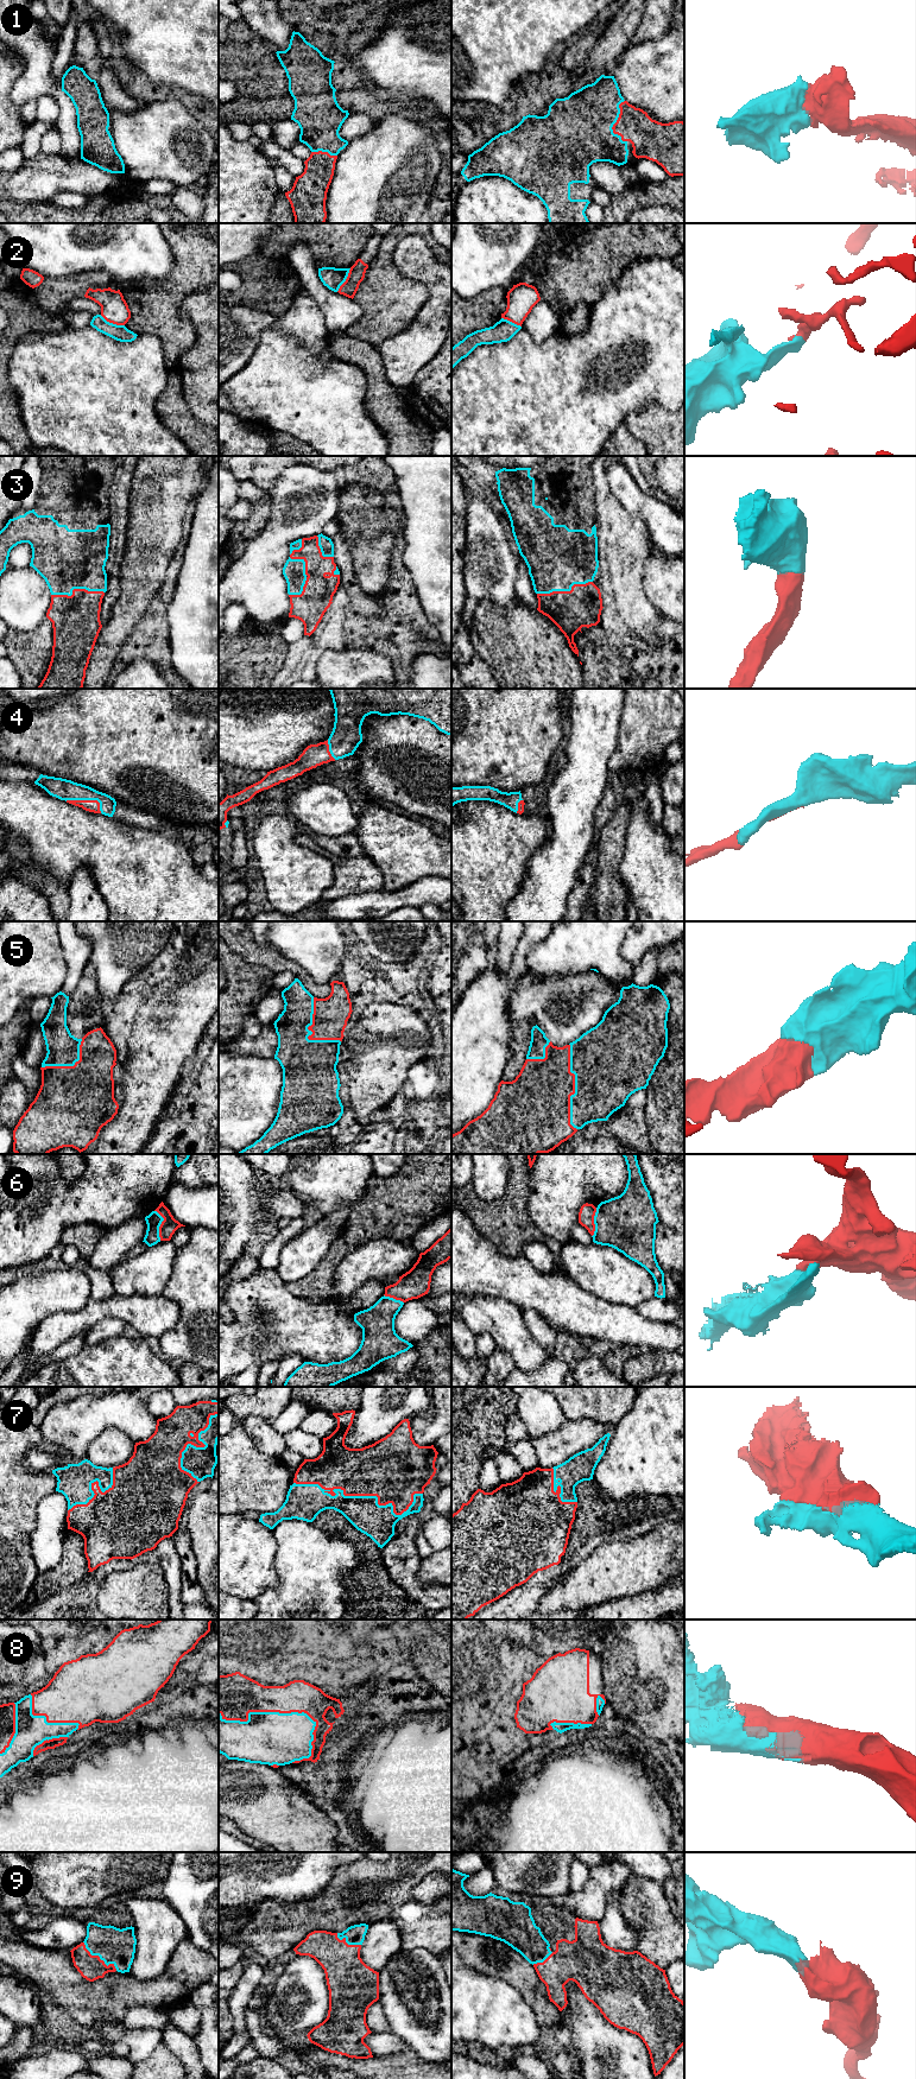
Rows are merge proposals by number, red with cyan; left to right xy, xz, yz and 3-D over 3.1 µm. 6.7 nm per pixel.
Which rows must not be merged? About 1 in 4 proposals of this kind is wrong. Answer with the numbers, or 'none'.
2, 6

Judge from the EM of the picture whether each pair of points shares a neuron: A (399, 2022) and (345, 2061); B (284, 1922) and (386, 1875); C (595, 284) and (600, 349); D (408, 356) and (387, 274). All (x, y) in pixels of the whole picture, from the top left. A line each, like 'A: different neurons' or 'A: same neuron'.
A: different neurons
B: same neuron
C: different neurons
D: different neurons

